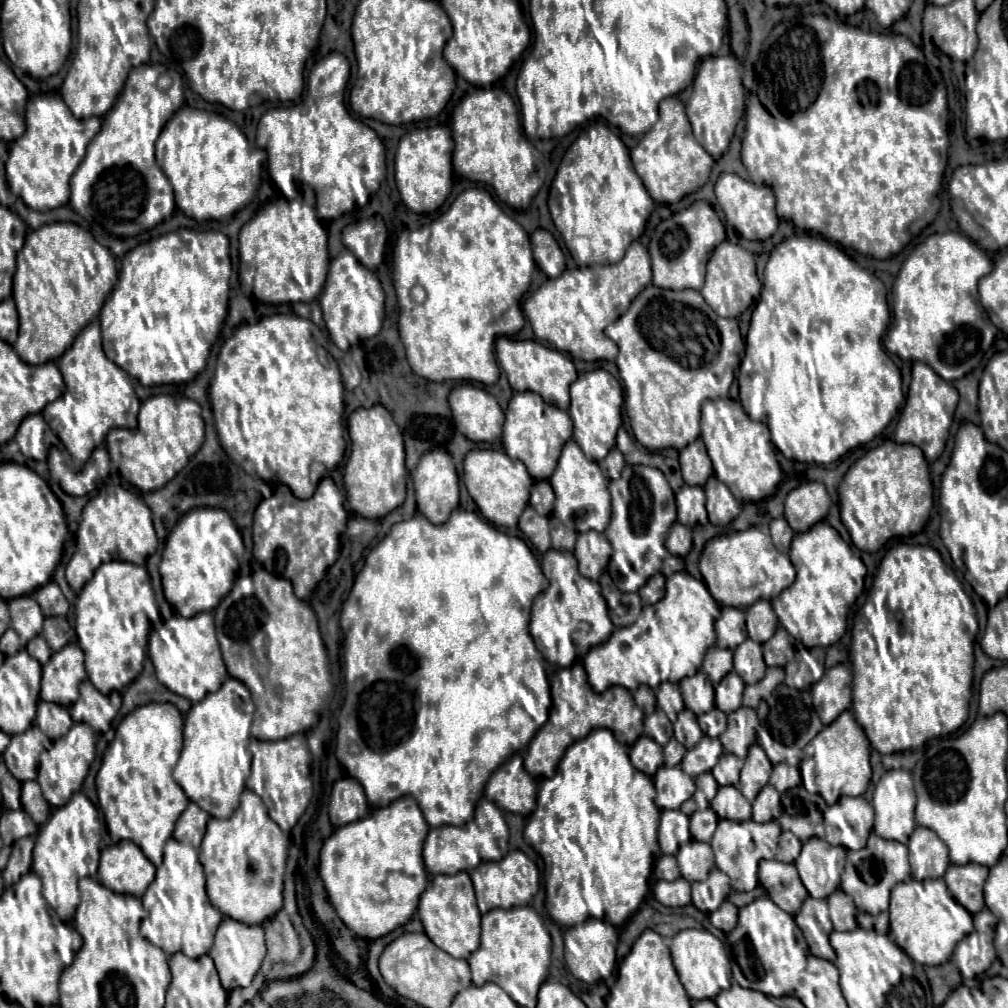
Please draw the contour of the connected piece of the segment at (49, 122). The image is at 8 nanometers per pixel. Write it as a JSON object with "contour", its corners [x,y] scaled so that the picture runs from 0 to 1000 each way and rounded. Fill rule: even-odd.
{"contour":[[[60,93],[32,95],[26,105],[26,133],[10,143],[10,157],[6,159],[10,190],[20,194],[32,208],[63,204],[69,196],[69,177],[81,155],[85,155],[85,147],[97,133],[97,127],[99,117],[73,117]]]}

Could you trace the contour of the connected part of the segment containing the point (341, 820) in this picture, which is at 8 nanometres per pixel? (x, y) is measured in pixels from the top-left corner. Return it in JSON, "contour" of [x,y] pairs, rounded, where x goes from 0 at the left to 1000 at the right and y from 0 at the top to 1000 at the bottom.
{"contour":[[[339,772],[329,780],[327,788],[327,815],[335,819],[343,819],[367,808],[367,800],[363,796],[361,784],[355,774]]]}

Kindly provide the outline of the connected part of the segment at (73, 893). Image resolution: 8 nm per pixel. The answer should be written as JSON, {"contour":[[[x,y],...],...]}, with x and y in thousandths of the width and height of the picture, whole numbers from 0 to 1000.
{"contour":[[[75,786],[62,802],[56,802],[50,813],[38,823],[32,863],[40,869],[42,887],[62,915],[73,913],[73,905],[79,895],[77,873],[87,869],[92,870],[96,866],[102,824],[99,806],[81,786]]]}

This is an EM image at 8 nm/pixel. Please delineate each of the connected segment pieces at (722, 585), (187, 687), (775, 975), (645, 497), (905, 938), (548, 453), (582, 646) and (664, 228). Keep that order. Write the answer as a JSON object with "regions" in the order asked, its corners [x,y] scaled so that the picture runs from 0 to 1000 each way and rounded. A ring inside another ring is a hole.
{"regions":[[[[752,522],[706,534],[696,548],[694,567],[708,595],[716,601],[730,603],[742,603],[754,593],[766,595],[790,573],[784,554],[772,548],[764,536],[764,530]]],[[[198,607],[190,613],[181,613],[175,609],[165,615],[157,625],[151,625],[147,637],[147,649],[155,663],[157,675],[177,690],[190,696],[200,694],[200,690],[214,687],[226,673],[218,641],[214,635],[214,621],[208,607]]],[[[756,889],[748,893],[746,897],[734,901],[732,907],[732,923],[740,923],[748,944],[758,960],[758,972],[746,974],[748,982],[754,982],[762,988],[780,988],[788,986],[788,970],[792,964],[800,960],[800,937],[792,931],[790,933],[790,915],[788,909],[782,905],[776,905],[768,895],[764,895],[762,889]],[[782,942],[782,944],[776,944]]],[[[621,462],[613,476],[605,478],[607,490],[607,518],[599,528],[605,536],[609,550],[603,560],[603,569],[617,587],[633,587],[637,579],[657,565],[657,558],[663,552],[659,544],[661,530],[671,518],[669,488],[653,468],[645,462]]],[[[935,871],[929,873],[901,873],[885,881],[882,897],[882,927],[889,937],[911,956],[931,958],[942,952],[946,938],[960,929],[964,919],[964,907],[952,899],[940,885]]],[[[512,389],[508,393],[500,419],[500,446],[504,452],[510,452],[510,456],[518,456],[522,464],[526,464],[526,472],[530,476],[544,476],[548,472],[558,440],[562,440],[565,433],[567,421],[560,407],[550,405],[548,401],[540,401],[532,389]]],[[[544,546],[538,554],[538,567],[544,573],[546,581],[530,595],[526,629],[544,657],[554,661],[567,661],[571,655],[571,643],[573,653],[577,655],[581,647],[601,637],[613,623],[603,613],[603,601],[595,587],[595,579],[587,575],[581,577],[581,573],[575,571],[573,558],[567,548]],[[585,615],[595,619],[585,619]]],[[[688,200],[685,206],[671,210],[667,216],[657,218],[647,232],[643,250],[647,256],[647,282],[653,286],[688,286],[694,288],[698,282],[700,260],[708,246],[720,238],[718,222],[702,200]]]]}

